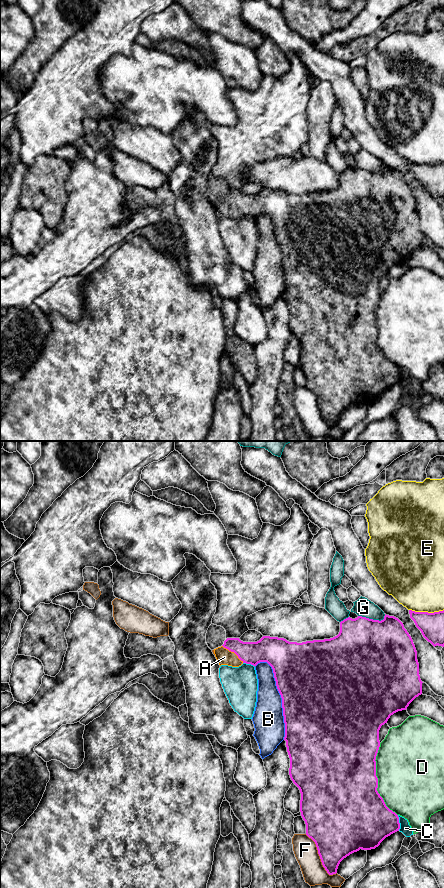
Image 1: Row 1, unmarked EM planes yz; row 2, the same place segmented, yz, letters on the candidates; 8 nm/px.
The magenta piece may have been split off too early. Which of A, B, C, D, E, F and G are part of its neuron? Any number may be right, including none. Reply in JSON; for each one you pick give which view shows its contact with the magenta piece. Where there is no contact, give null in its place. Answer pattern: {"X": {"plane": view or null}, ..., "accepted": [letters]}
{"A": {"plane": "yz"}, "accepted": ["A"]}

